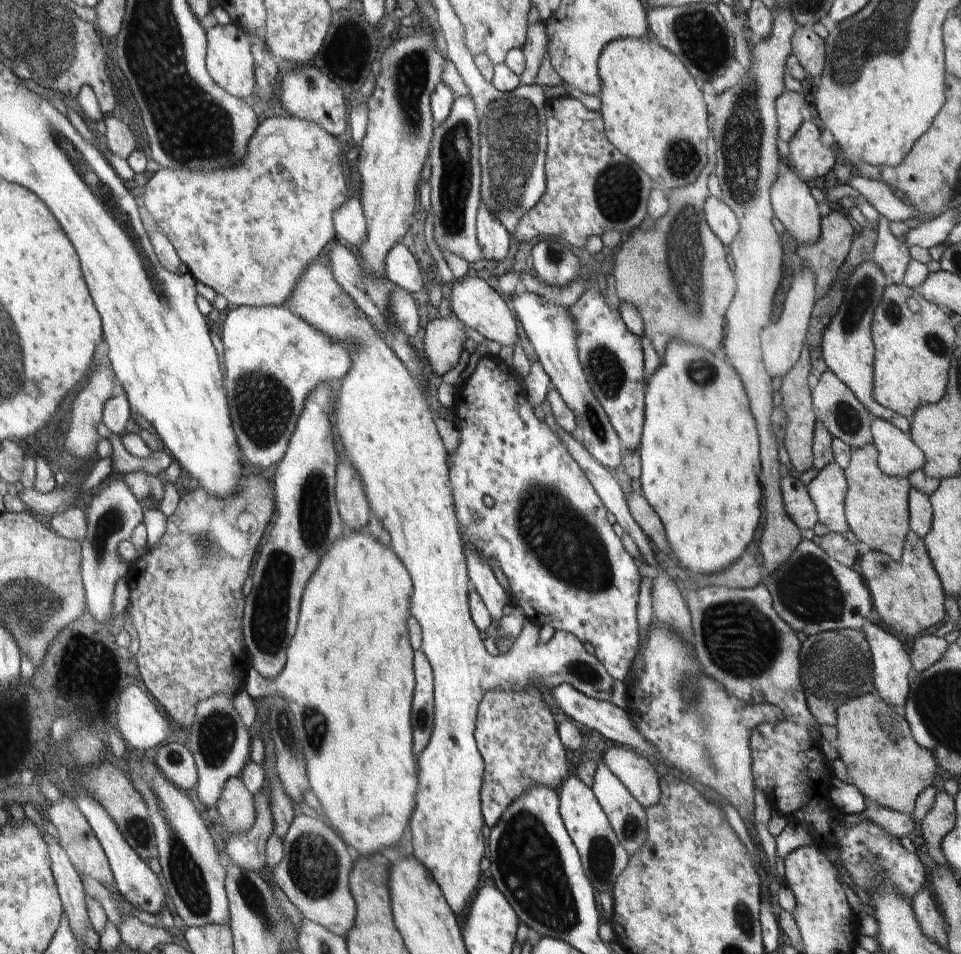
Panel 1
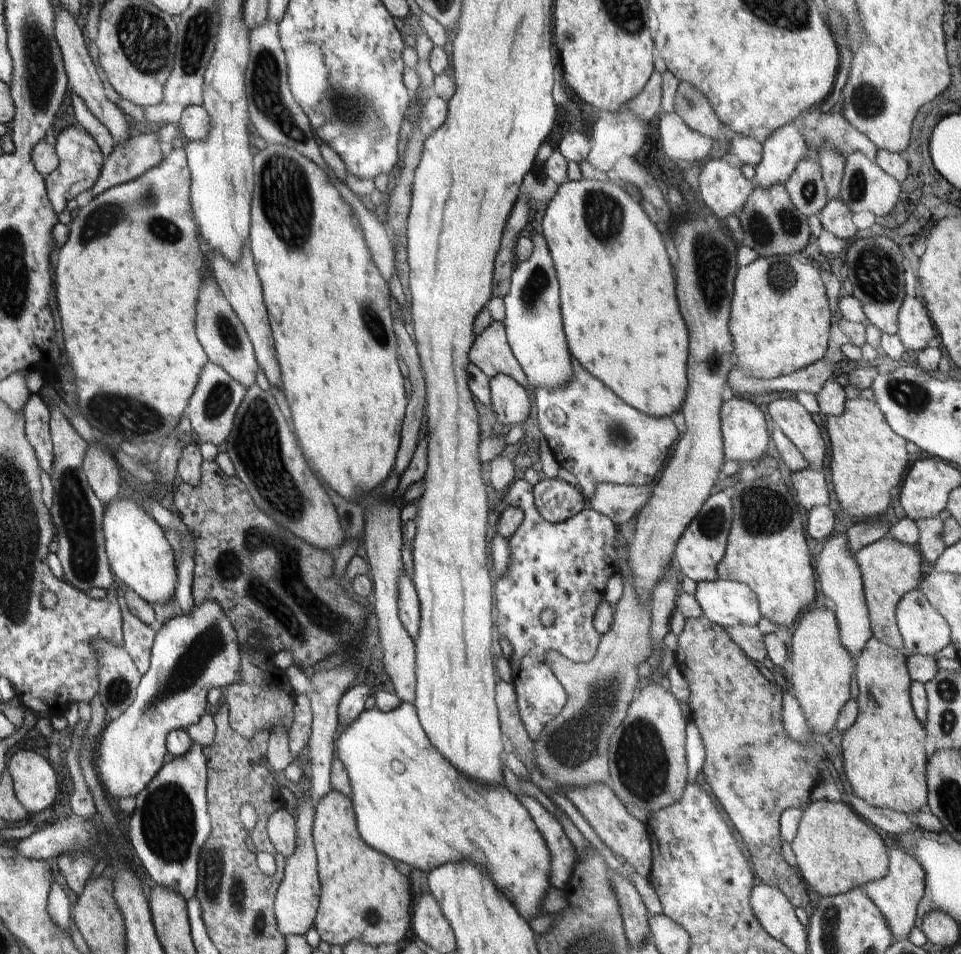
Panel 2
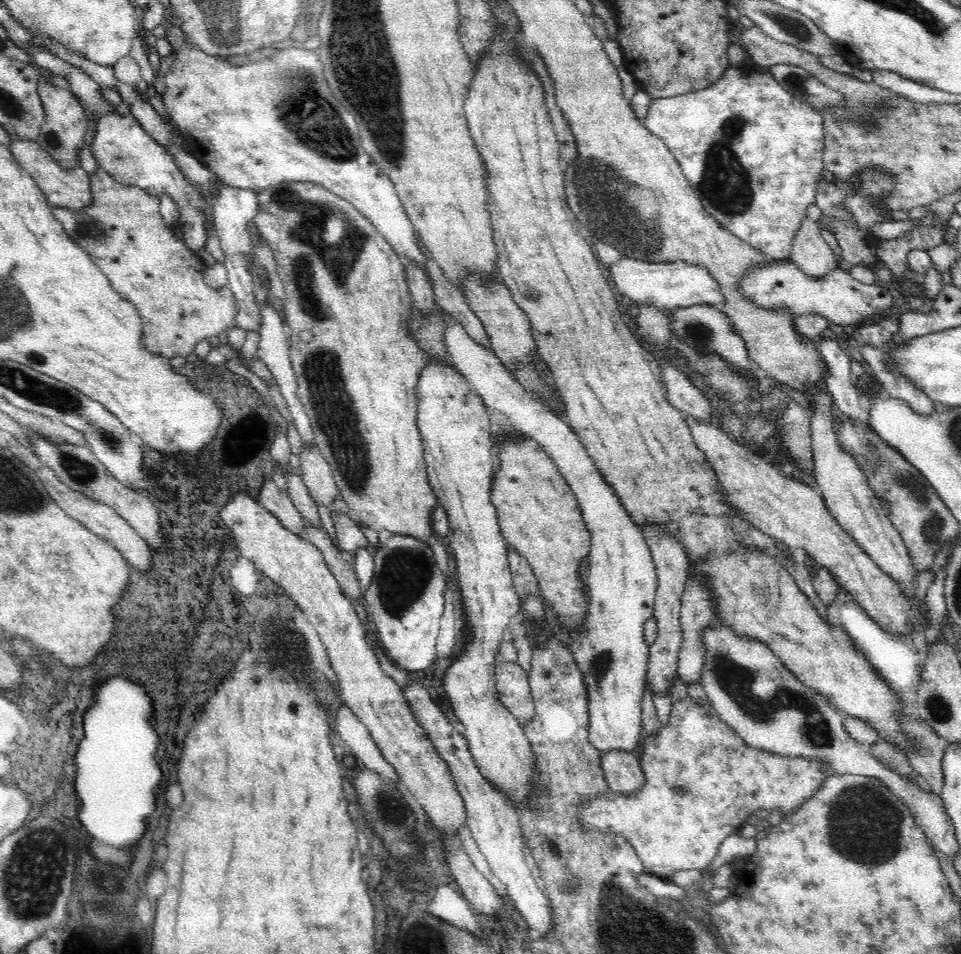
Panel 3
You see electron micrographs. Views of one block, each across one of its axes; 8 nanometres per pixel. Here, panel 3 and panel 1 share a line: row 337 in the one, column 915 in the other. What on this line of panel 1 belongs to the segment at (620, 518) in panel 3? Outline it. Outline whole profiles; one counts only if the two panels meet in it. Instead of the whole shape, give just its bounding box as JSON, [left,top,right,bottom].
[871,418,925,478]

